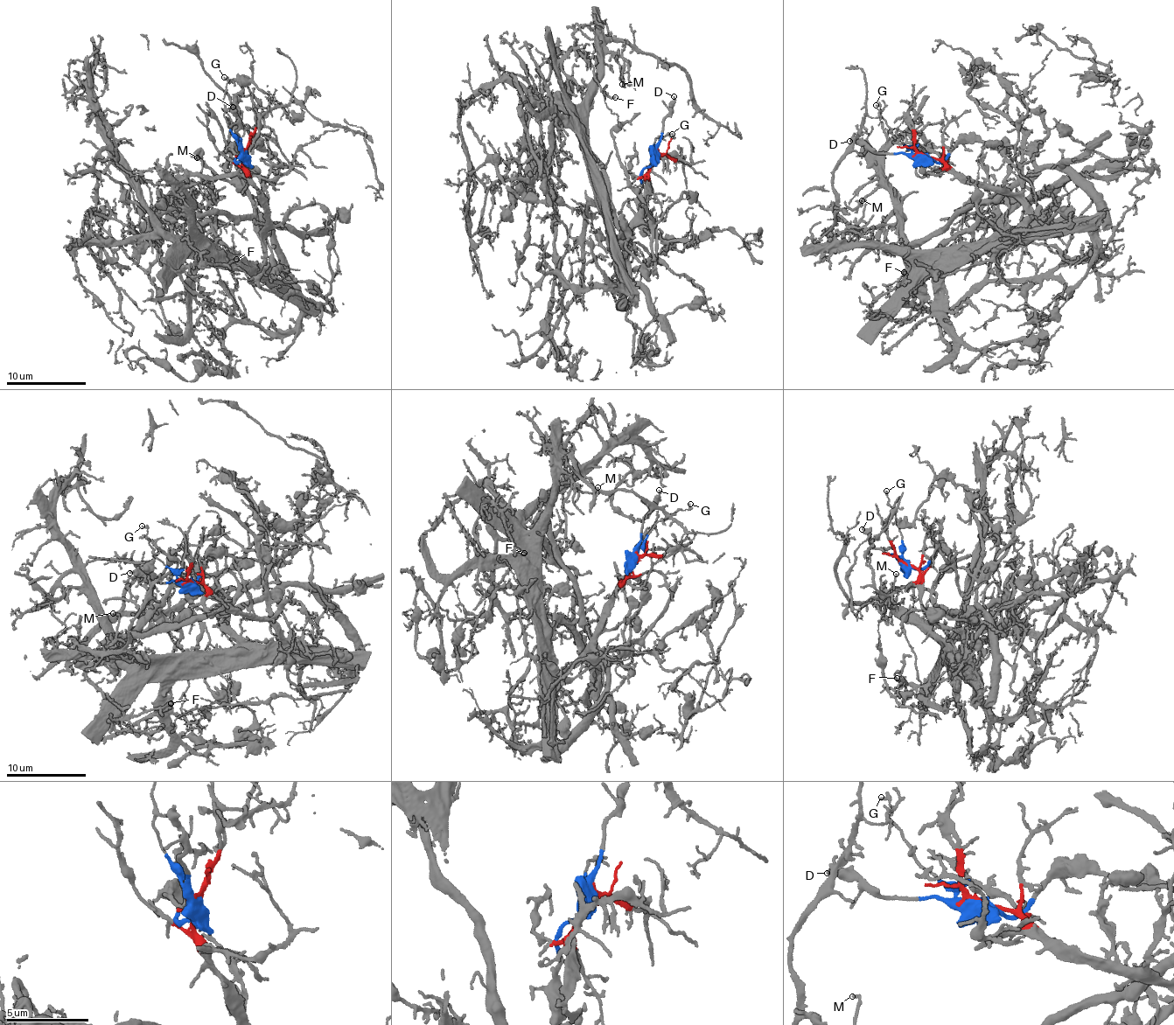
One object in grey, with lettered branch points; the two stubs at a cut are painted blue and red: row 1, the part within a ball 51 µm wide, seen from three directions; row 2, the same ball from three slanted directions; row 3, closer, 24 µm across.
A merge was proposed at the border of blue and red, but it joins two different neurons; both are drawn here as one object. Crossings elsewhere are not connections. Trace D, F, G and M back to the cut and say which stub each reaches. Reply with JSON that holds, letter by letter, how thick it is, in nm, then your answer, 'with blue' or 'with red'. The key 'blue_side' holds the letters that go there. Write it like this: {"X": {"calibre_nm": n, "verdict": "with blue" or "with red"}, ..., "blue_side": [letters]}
{"D": {"calibre_nm": 240, "verdict": "with blue"}, "F": {"calibre_nm": 200, "verdict": "with red"}, "G": {"calibre_nm": 200, "verdict": "with blue"}, "M": {"calibre_nm": 150, "verdict": "with red"}, "blue_side": ["D", "G"]}

